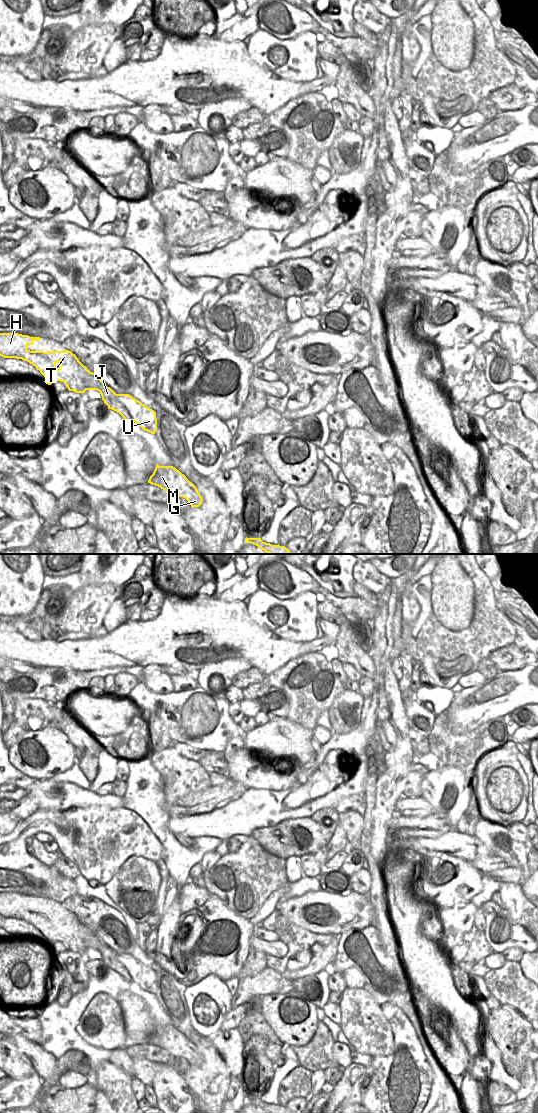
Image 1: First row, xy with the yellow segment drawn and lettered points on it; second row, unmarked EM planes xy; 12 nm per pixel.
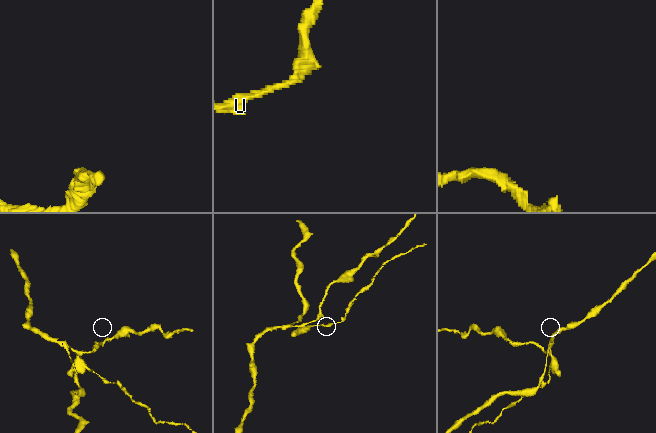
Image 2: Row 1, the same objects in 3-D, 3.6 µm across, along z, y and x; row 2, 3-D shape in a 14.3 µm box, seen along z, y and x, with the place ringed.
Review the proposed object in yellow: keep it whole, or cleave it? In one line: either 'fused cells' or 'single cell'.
fused cells

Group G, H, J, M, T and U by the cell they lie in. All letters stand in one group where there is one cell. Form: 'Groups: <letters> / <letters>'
Groups: G M / H J T U.

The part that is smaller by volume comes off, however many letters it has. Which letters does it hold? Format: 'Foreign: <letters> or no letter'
Foreign: G, M

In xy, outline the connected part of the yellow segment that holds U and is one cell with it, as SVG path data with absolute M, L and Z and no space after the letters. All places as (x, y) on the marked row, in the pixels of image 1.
M0 333L0 356L29 362L45 377L45 383L64 382L69 391L85 393L97 390L102 400L122 415L130 414L133 421L144 431L155 434L157 430L156 412L129 394L116 394L93 372L90 372L71 351L30 351L28 345L40 341L40 337L30 337L18 333Z

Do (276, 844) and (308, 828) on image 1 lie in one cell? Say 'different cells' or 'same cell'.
same cell

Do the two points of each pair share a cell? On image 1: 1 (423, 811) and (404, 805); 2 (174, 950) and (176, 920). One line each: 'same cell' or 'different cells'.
1: same cell
2: same cell

